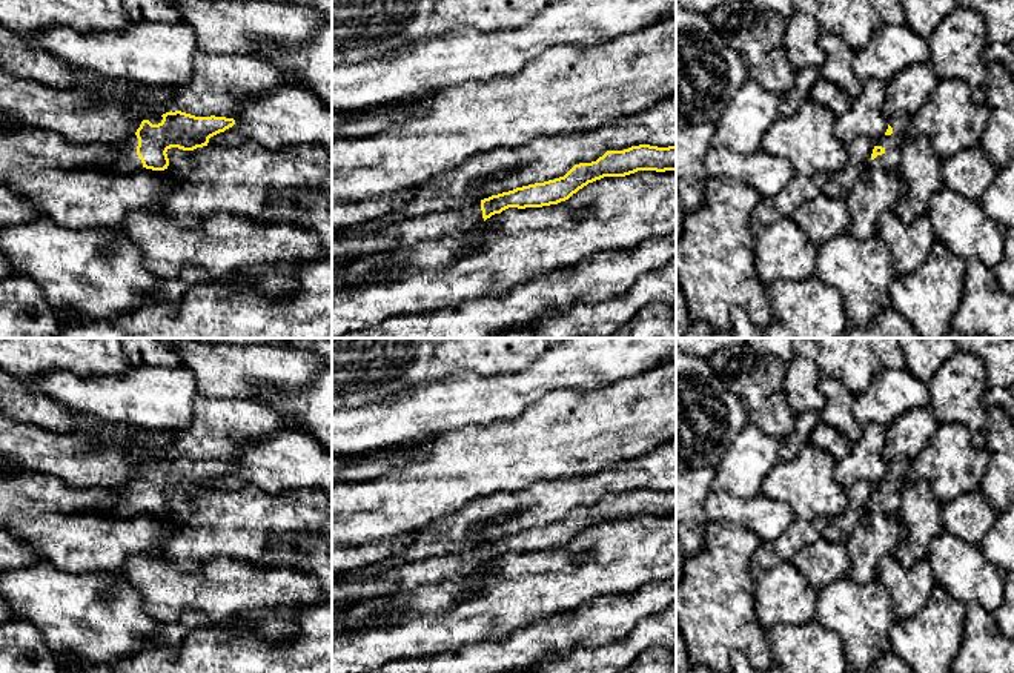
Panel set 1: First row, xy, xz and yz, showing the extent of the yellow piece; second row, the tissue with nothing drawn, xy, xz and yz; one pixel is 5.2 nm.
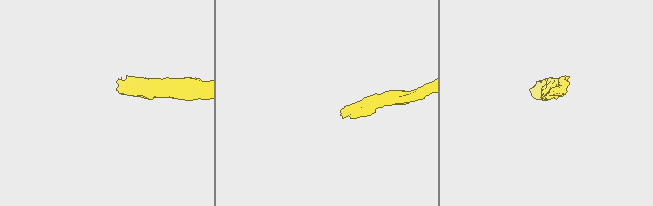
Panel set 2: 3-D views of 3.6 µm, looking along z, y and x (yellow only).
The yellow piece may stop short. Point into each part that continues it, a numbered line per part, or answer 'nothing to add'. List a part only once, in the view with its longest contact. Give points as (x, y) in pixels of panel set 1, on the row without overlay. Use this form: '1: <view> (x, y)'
1: xy (126, 504)

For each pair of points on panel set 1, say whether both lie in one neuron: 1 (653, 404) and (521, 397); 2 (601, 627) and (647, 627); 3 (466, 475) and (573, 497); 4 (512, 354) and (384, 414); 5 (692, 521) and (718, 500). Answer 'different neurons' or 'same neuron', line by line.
1: different neurons
2: different neurons
3: different neurons
4: different neurons
5: different neurons

